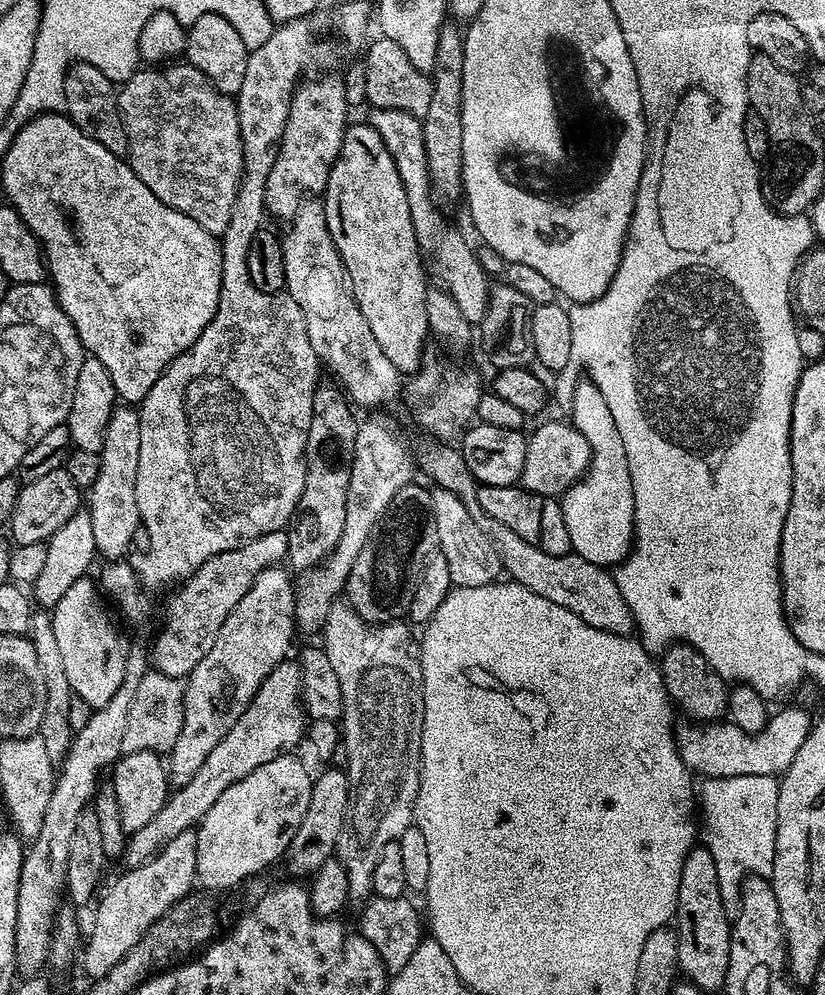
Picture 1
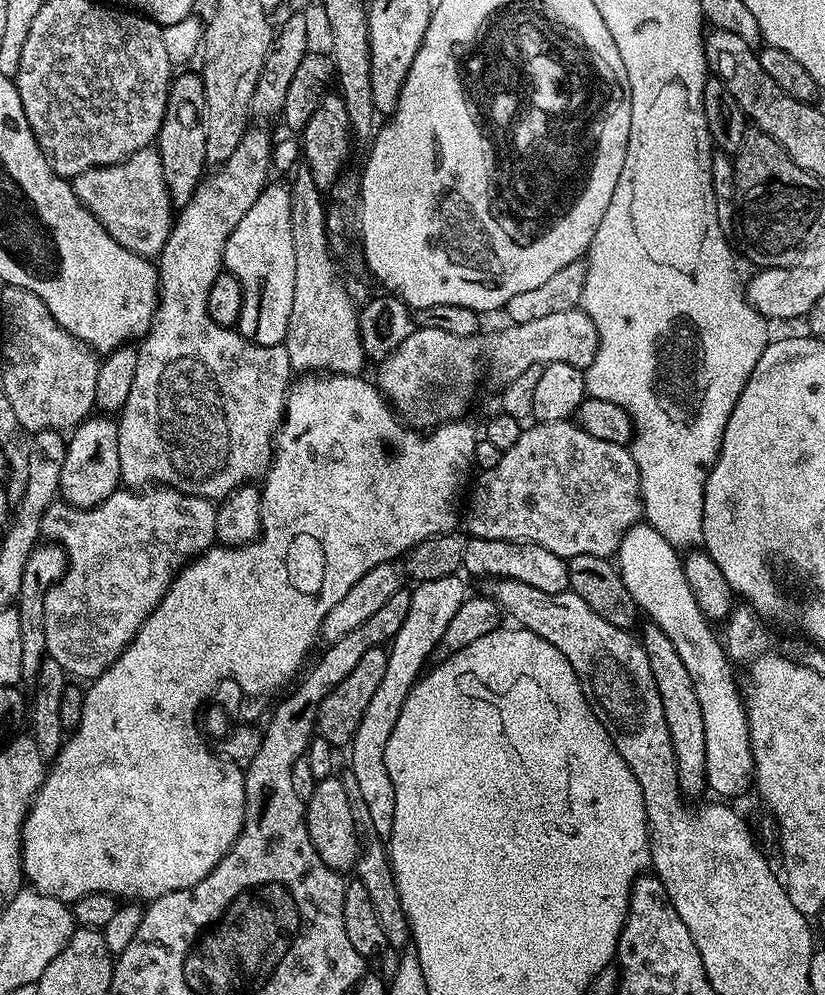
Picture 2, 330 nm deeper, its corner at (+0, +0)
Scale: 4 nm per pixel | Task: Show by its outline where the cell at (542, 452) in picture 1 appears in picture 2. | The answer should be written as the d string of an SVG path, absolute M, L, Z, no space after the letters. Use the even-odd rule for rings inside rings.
M559 420L549 424L539 422L531 425L533 428L525 427L520 433L518 442L510 446L510 450L501 452L498 466L489 472L480 472L478 478L480 481L476 484L476 489L472 492L472 497L468 500L468 532L469 537L490 538L491 540L512 540L516 544L537 544L552 554L558 554L562 557L577 556L578 554L594 554L612 558L620 551L620 538L635 524L641 523L644 516L644 500L640 497L640 471L634 462L631 451L625 445L615 444L614 442L602 442L586 430L577 428L575 423L568 420Z

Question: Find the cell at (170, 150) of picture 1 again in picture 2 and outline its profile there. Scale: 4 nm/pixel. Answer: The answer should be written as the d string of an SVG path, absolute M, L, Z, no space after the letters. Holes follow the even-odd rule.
M155 147L140 148L132 155L125 156L115 162L87 168L82 175L71 181L71 186L81 204L95 214L102 227L123 248L129 248L132 252L139 253L140 256L159 257L164 248L164 243L168 241L168 235L172 233L174 227L174 205L166 186L160 153Z

